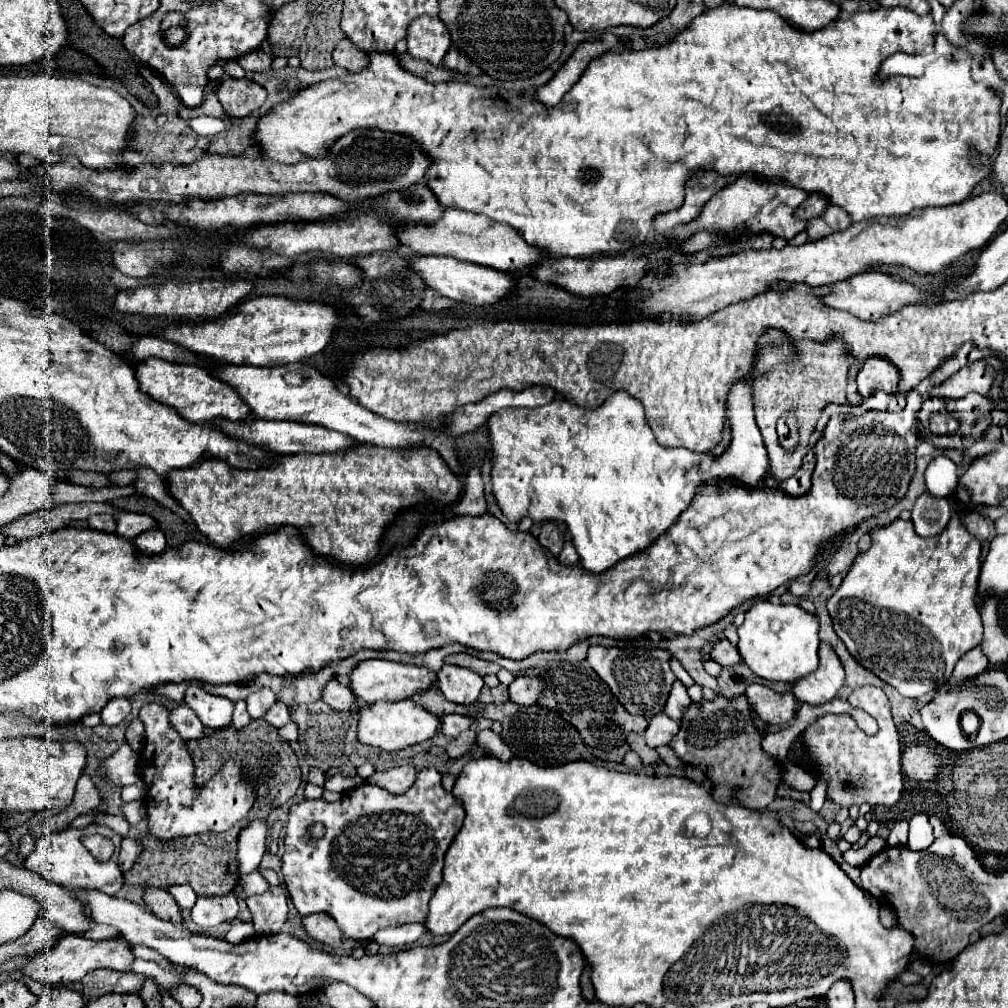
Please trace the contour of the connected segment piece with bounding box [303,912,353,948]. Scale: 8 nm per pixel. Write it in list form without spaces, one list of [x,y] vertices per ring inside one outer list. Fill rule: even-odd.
[[[309,914],[303,918],[303,928],[307,930],[307,934],[315,940],[319,940],[325,946],[331,948],[343,948],[353,944],[349,938],[345,938],[341,934],[341,930],[337,928],[337,924],[333,922],[333,918],[329,918],[329,914]]]

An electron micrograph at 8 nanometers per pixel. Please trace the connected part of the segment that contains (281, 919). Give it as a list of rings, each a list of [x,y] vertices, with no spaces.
[[[281,886],[269,888],[263,896],[251,896],[245,902],[251,910],[255,932],[259,934],[279,932],[287,920],[287,896]]]

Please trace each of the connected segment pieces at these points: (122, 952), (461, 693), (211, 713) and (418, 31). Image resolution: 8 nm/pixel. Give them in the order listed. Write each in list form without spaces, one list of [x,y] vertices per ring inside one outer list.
[[[67,934],[65,938],[61,938],[51,950],[45,950],[33,958],[27,960],[27,964],[21,968],[21,972],[25,976],[29,976],[31,980],[37,980],[45,986],[57,986],[57,984],[73,984],[73,982],[81,982],[85,974],[97,970],[97,968],[111,968],[111,970],[129,970],[131,962],[133,962],[133,954],[127,946],[127,942],[121,940],[103,940],[103,942],[95,942],[95,940],[87,940],[81,938],[77,934]]]
[[[445,664],[439,674],[439,690],[455,704],[475,704],[485,682],[483,676],[461,666]]]
[[[189,686],[183,702],[197,714],[197,718],[201,720],[201,724],[205,724],[205,728],[219,730],[231,724],[233,702],[227,698],[213,696],[199,686]]]
[[[429,16],[415,18],[409,24],[405,40],[407,40],[407,52],[413,58],[425,60],[433,66],[439,66],[443,62],[443,56],[451,46],[447,26],[439,18]]]

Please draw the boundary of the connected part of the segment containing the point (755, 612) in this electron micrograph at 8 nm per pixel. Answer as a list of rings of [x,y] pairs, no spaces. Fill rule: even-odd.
[[[767,600],[755,602],[747,614],[745,622],[737,628],[739,644],[737,650],[743,662],[763,680],[769,682],[795,682],[817,670],[819,656],[819,622],[813,614],[807,614],[795,604],[771,604]]]

